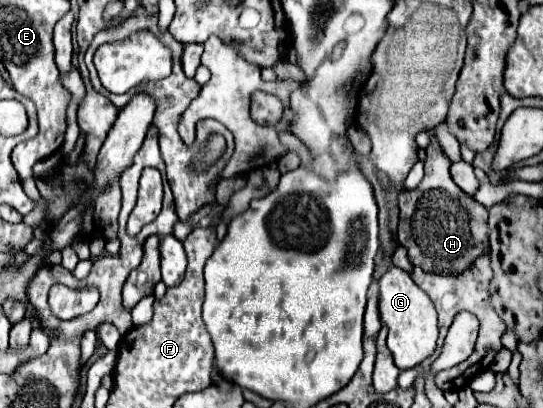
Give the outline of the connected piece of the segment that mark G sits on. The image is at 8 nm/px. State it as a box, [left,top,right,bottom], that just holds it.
[380,266,438,370]

